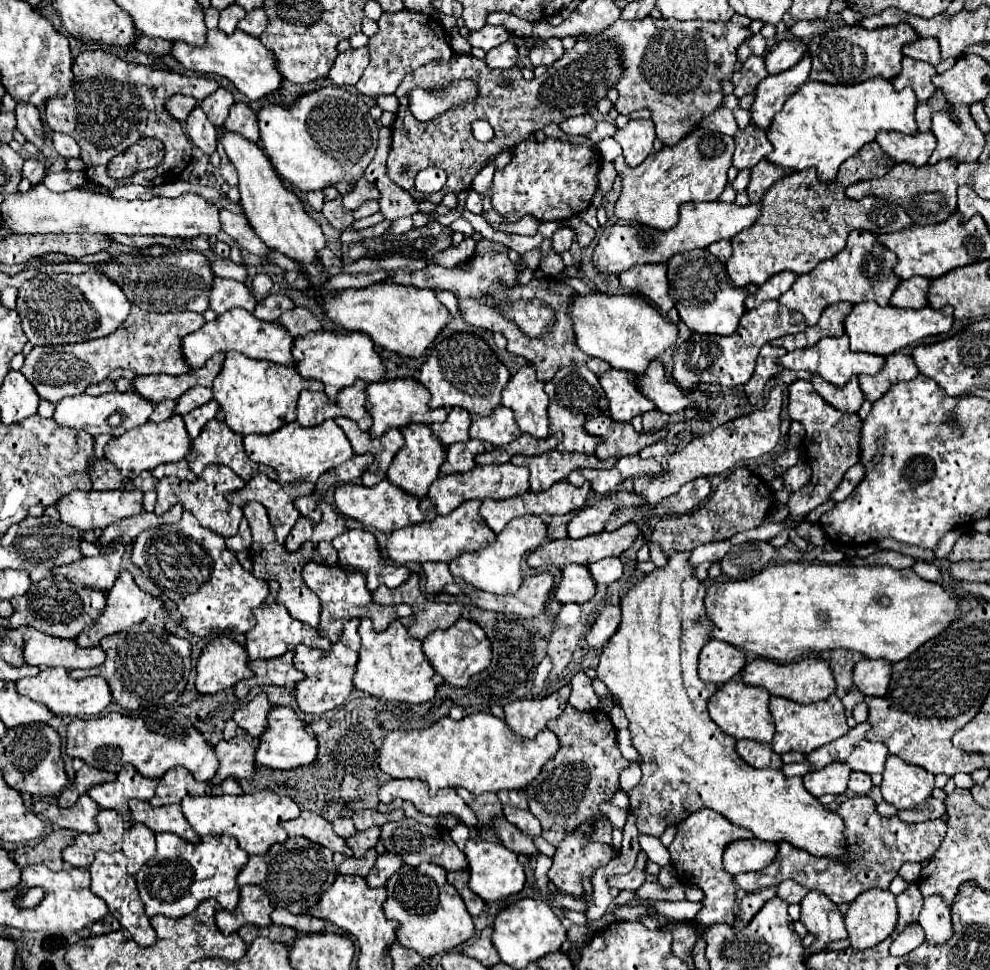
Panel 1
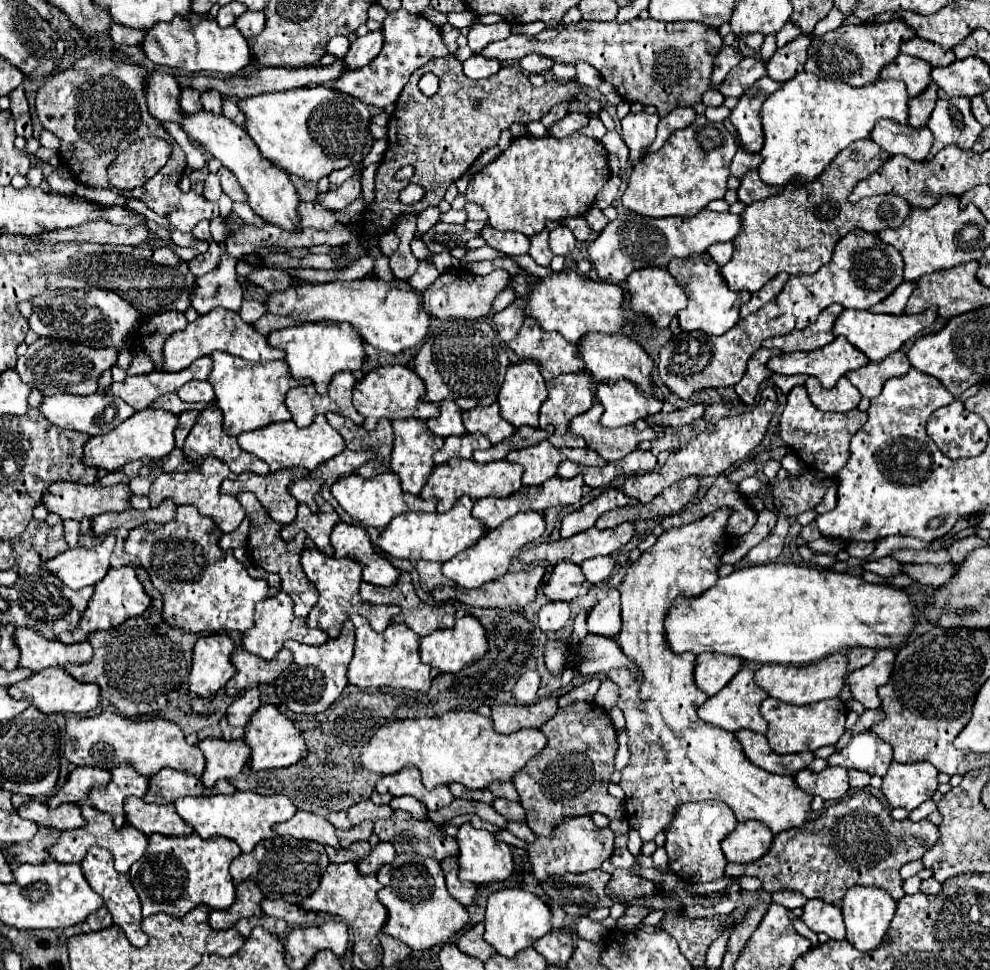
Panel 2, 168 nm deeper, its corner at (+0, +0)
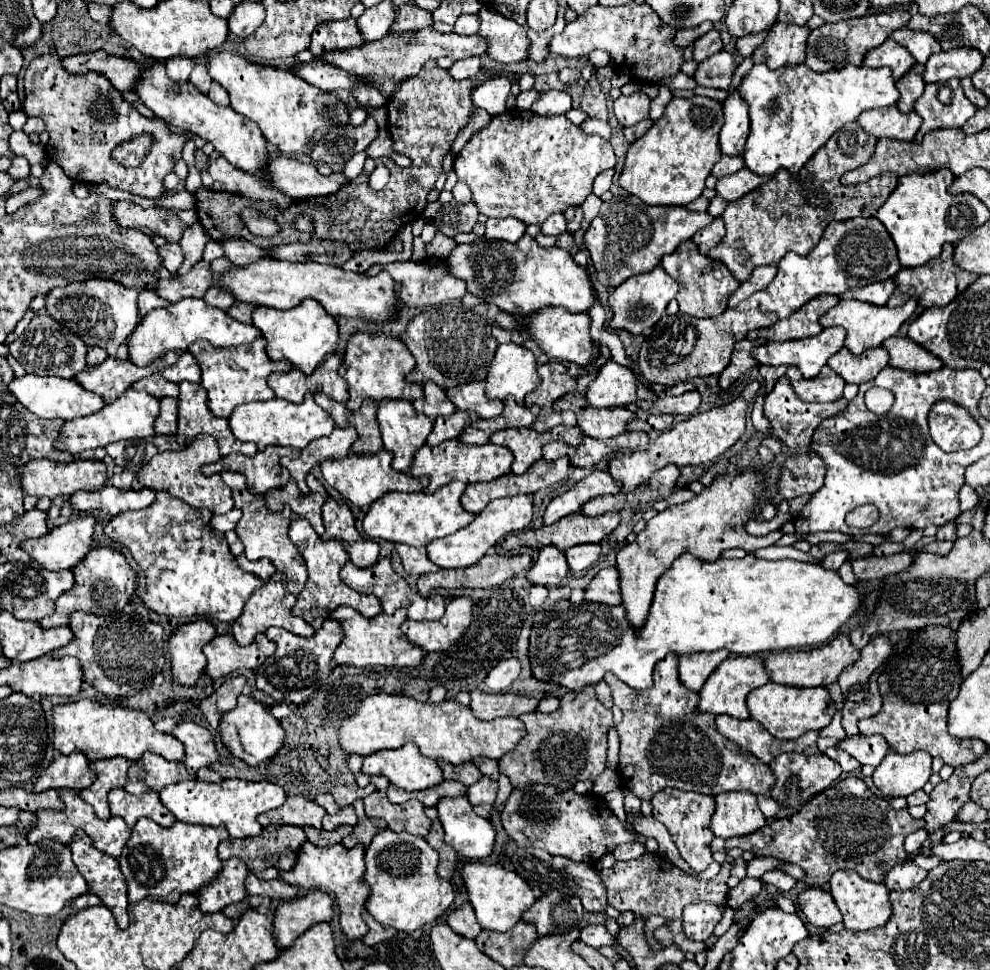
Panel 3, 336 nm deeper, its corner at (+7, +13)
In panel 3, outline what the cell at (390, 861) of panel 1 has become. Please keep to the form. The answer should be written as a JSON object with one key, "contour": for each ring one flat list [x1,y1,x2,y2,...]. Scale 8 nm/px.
{"contour":[[362,817,362,819,358,819,358,823,354,825,352,833,350,833,350,835,346,835,346,837,342,839,342,845,344,845,344,847,348,847,348,849,352,849,356,843,370,845,372,837,374,837,378,831,382,831,382,829,386,829,386,823,384,823,382,819]]}

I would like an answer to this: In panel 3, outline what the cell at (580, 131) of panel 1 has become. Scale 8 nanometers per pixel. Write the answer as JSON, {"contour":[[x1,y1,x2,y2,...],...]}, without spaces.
{"contour":[[544,91,534,103,532,103,532,111,538,115,564,115,566,111,572,109,570,103,570,95,566,91]]}

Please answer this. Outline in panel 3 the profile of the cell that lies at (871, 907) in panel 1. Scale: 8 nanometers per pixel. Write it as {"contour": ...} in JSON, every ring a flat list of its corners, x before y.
{"contour":[[838,871,832,875,830,883,830,893,844,917,844,925,850,931,868,931,874,927,882,927,892,913,890,907,890,899,888,899,888,889,884,883,874,883,874,881,866,881,862,877,858,877,858,873,850,873,850,871]]}

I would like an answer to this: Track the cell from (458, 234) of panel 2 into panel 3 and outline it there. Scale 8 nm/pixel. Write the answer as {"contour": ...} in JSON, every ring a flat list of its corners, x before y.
{"contour":[[444,203,436,213,436,227,448,237,456,233,470,233,478,221,478,209,474,203]]}

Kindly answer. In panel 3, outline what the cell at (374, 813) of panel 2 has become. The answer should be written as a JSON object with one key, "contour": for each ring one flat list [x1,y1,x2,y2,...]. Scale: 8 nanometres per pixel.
{"contour":[[338,785,338,787,332,787,330,793,334,795,336,803,340,807,348,807,352,805,356,799,364,799,366,795,370,795,372,791,376,791,374,785,368,785,368,787,358,787,358,785,352,785,352,787,346,787,346,785]]}

